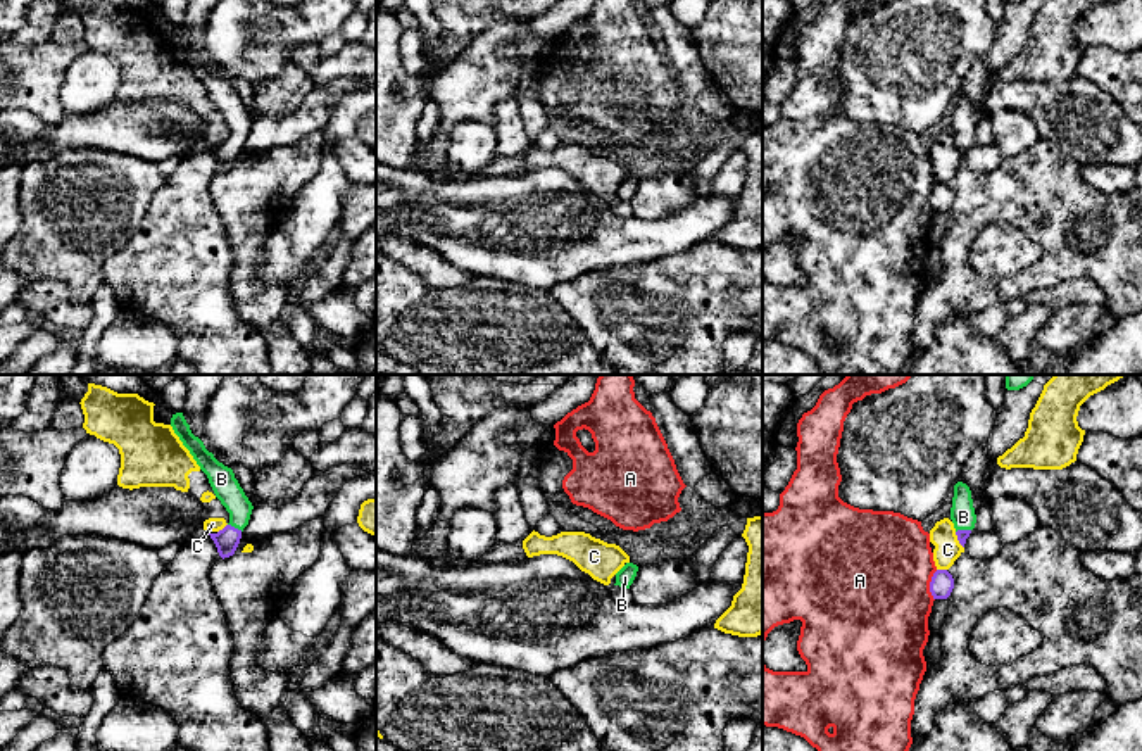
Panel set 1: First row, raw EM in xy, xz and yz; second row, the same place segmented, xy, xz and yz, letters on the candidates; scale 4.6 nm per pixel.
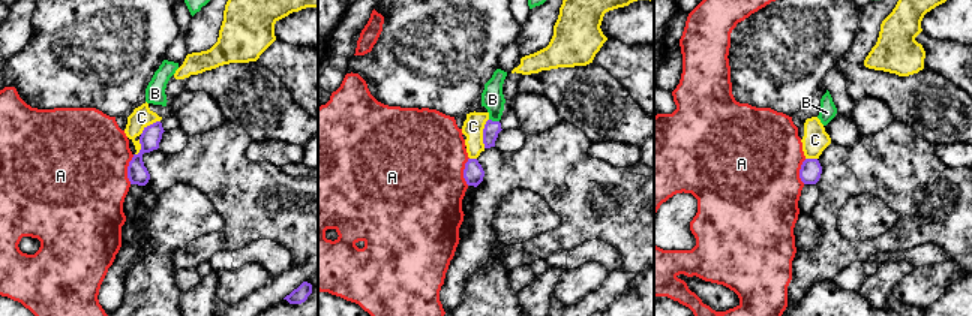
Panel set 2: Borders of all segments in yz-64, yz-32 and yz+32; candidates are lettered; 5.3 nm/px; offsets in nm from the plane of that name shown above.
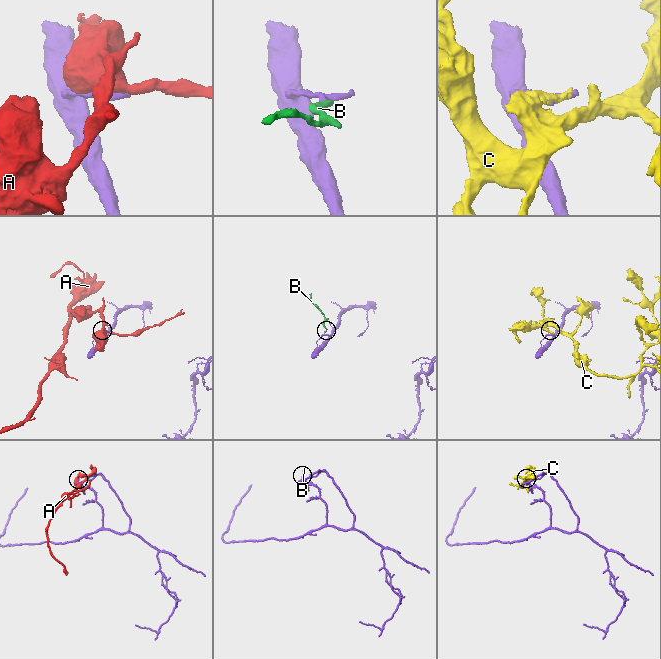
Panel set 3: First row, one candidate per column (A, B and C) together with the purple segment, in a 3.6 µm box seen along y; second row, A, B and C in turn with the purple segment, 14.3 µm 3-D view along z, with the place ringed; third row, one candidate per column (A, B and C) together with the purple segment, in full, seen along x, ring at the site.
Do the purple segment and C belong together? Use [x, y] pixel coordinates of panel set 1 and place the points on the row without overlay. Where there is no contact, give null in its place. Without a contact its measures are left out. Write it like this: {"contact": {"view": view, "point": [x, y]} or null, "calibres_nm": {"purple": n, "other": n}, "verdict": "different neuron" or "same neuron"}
{"contact": {"view": "xy", "point": [223, 142]}, "calibres_nm": {"purple": 120, "other": 60}, "verdict": "different neuron"}

